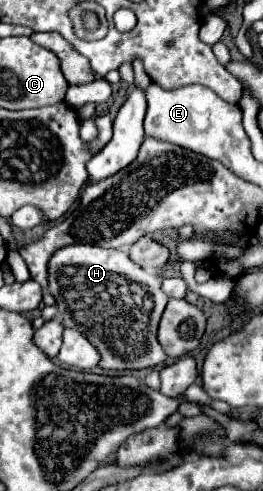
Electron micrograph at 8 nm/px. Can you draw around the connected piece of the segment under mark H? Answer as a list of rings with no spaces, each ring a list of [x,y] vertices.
[[[72,244],[58,248],[48,260],[48,290],[56,298],[56,308],[64,326],[82,332],[100,352],[100,368],[106,370],[138,370],[166,362],[166,354],[156,340],[160,316],[168,304],[168,296],[160,288],[160,276],[148,274],[134,264],[122,250],[106,250],[90,244]]]

